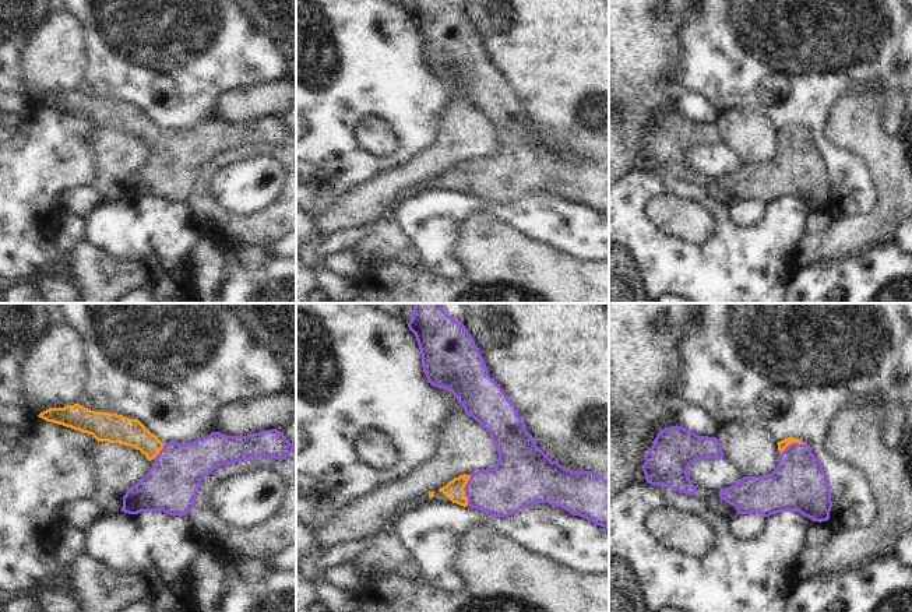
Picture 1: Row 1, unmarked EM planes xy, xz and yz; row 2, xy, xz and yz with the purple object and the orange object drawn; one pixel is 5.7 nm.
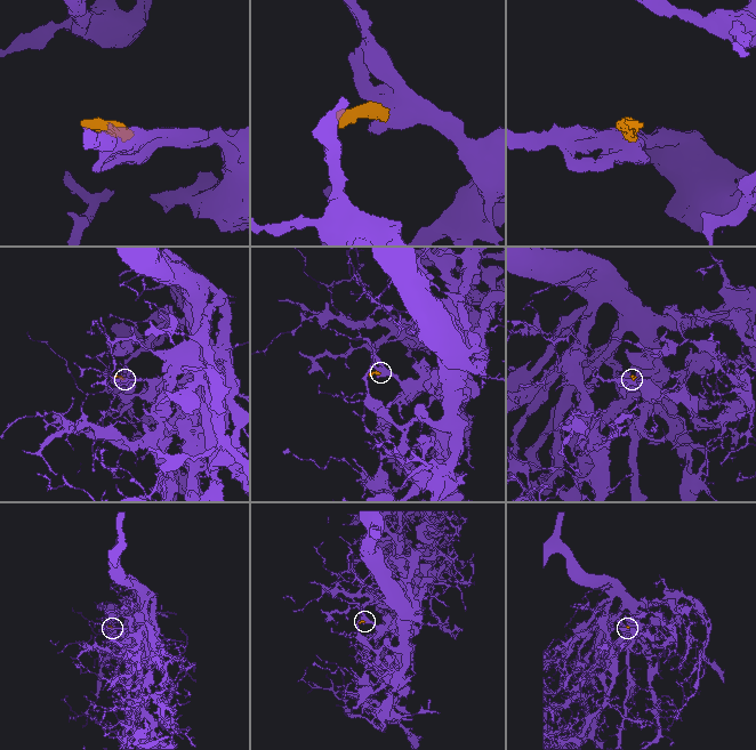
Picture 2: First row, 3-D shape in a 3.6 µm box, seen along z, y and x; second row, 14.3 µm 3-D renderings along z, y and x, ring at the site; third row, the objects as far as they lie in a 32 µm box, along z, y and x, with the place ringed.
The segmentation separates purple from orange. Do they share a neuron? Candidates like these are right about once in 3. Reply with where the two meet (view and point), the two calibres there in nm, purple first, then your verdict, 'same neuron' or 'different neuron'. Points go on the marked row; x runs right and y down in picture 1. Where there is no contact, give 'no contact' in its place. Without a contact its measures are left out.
meets purple in xz at (464, 489); 300 nm thick on the purple side, 110 nm on the other; same neuron

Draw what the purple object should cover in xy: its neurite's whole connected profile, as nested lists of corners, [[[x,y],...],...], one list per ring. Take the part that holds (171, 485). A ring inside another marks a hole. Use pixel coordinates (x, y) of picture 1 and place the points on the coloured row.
[[[78,402],[49,408],[38,416],[92,435],[98,442],[134,447],[155,461],[148,474],[123,496],[122,511],[128,514],[163,511],[186,516],[196,506],[198,485],[214,469],[258,457],[286,458],[296,449],[277,429],[247,436],[214,432],[191,443],[163,444],[138,419],[91,411]]]

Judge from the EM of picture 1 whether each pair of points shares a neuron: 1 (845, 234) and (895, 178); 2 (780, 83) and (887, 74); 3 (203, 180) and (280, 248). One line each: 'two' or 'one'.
1: one
2: one
3: two

